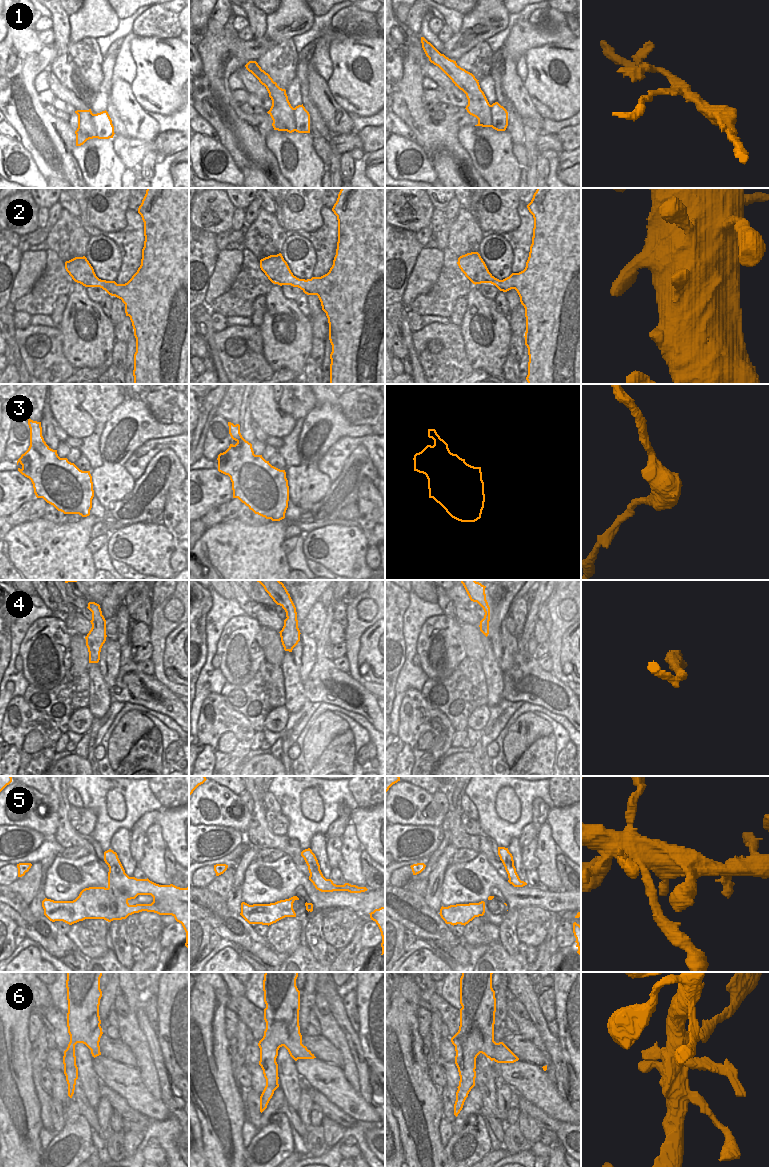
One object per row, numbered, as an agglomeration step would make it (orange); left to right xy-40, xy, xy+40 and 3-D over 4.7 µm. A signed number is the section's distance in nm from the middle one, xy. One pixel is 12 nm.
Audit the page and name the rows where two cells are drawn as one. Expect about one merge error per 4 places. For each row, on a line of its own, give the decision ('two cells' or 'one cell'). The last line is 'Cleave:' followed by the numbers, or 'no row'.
1: two cells
2: one cell
3: one cell
4: one cell
5: one cell
6: two cells
Cleave: 1, 6

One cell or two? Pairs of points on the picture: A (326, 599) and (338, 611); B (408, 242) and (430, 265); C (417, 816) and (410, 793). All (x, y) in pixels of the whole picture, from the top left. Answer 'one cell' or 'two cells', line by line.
A: one cell
B: two cells
C: one cell

